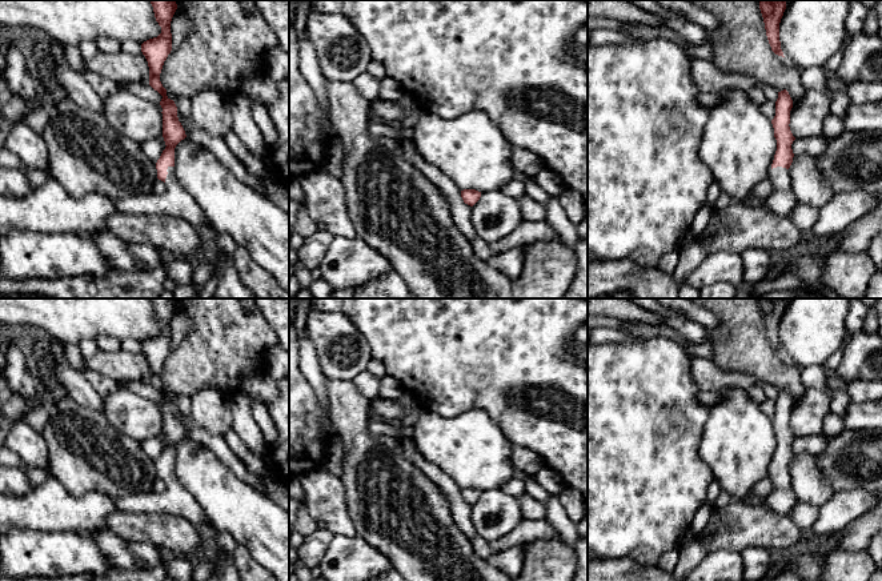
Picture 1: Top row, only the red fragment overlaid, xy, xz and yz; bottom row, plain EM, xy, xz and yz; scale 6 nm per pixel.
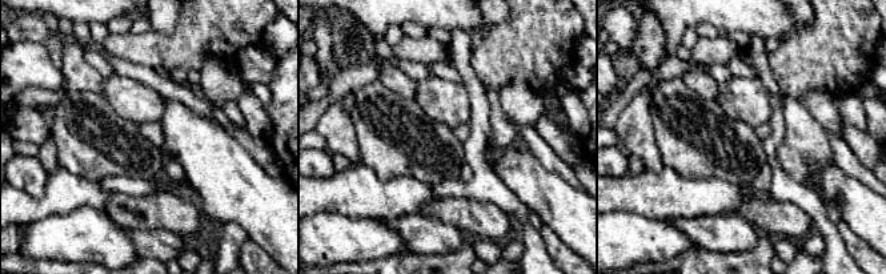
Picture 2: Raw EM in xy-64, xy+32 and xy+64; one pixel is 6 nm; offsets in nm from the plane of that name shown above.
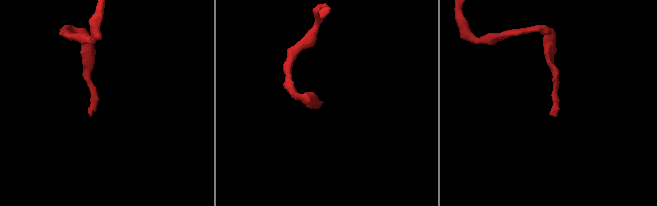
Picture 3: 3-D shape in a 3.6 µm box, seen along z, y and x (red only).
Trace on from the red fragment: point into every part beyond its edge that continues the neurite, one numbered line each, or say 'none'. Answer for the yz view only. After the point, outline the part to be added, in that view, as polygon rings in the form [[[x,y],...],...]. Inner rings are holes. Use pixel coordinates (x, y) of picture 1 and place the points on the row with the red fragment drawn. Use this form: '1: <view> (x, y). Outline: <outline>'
1: yz (781, 201). Outline: [[[782,167],[773,168],[770,180],[773,192],[767,196],[763,205],[778,216],[789,217],[798,200],[791,191],[787,169]]]

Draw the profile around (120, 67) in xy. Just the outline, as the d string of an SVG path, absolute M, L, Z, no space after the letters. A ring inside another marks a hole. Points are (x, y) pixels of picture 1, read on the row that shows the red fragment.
M143 52L139 55L97 53L85 63L85 68L120 84L149 84L149 67Z

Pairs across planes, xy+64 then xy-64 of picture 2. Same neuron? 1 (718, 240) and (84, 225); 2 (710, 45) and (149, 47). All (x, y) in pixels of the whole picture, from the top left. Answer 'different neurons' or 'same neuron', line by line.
1: different neurons
2: same neuron

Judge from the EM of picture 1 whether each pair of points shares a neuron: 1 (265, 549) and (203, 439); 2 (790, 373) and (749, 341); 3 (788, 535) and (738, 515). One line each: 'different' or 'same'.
1: different
2: same
3: same

